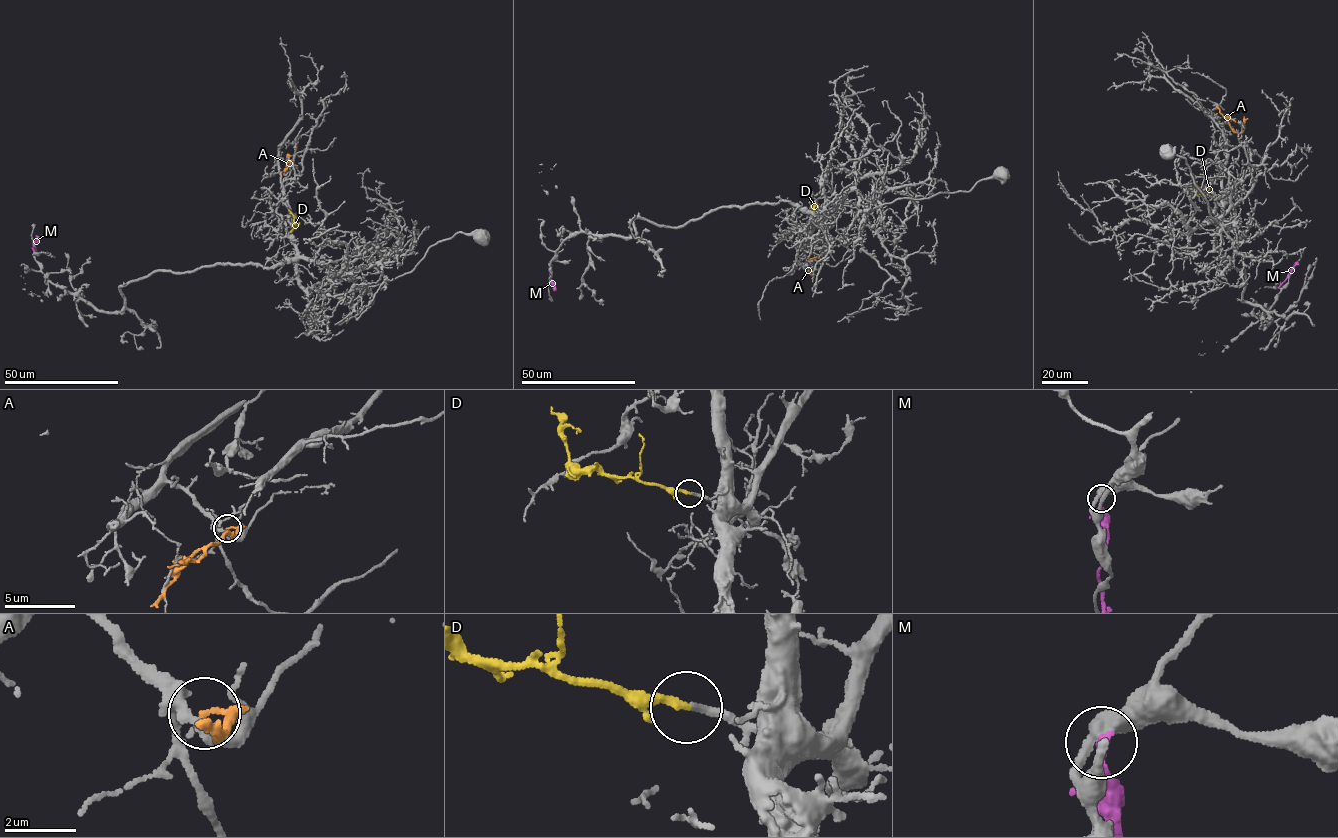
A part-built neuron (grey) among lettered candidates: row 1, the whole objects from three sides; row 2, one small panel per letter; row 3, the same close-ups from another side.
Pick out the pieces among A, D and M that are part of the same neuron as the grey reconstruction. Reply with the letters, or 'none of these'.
D

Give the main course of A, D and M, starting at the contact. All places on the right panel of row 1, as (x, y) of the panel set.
A: (1217, 107), (1238, 133), (1244, 128), (1244, 116)
D: (1216, 197), (1199, 193), (1194, 182)
M: (1278, 288), (1296, 262)

